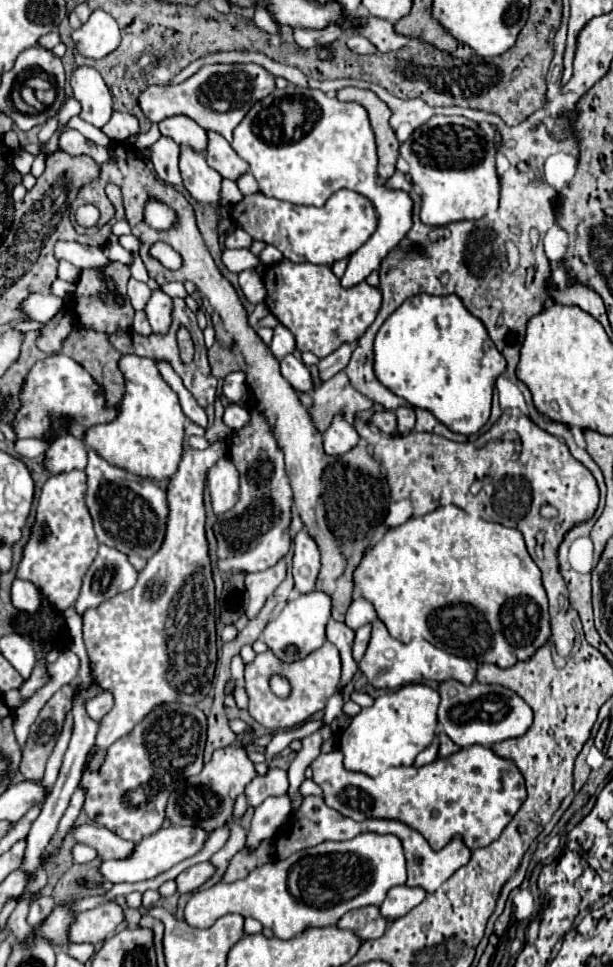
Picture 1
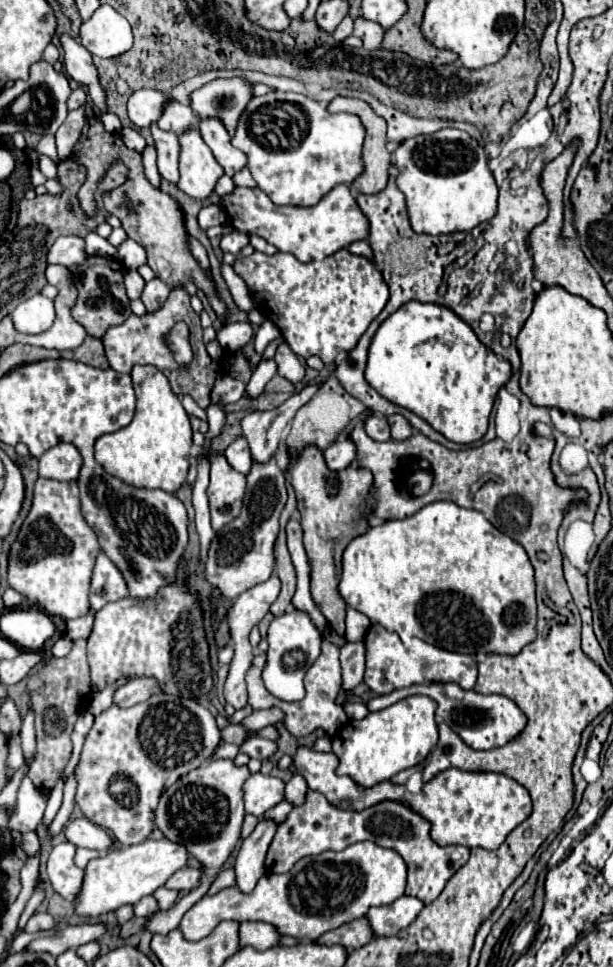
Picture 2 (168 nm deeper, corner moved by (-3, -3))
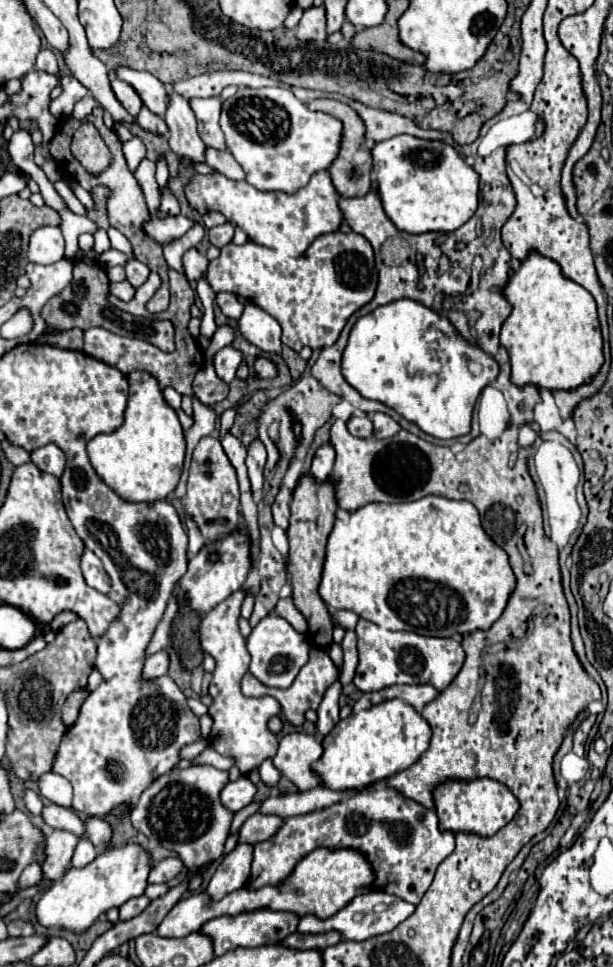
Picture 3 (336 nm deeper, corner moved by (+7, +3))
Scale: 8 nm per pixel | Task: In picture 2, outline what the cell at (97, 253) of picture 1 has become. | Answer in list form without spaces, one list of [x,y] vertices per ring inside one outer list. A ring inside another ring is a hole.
[[[76,235],[58,237],[54,245],[48,249],[48,263],[70,267],[70,265],[82,265],[84,261],[86,261],[86,253],[84,253],[82,237]]]

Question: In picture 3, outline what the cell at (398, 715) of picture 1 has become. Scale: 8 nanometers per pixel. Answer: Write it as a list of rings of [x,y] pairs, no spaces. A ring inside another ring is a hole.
[[[388,699],[366,711],[350,715],[334,725],[334,731],[322,739],[324,755],[314,763],[314,771],[320,773],[324,787],[344,791],[360,789],[370,783],[388,779],[398,771],[410,767],[428,749],[430,725],[422,715],[402,703],[402,699]]]

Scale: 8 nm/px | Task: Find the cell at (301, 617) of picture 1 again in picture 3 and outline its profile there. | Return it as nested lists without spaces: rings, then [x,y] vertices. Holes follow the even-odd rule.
[[[276,613],[266,615],[250,633],[248,641],[248,651],[252,657],[250,663],[250,673],[264,685],[268,687],[278,687],[286,689],[292,685],[296,679],[298,671],[302,665],[308,661],[308,641],[302,633],[298,633],[286,619],[282,619]]]

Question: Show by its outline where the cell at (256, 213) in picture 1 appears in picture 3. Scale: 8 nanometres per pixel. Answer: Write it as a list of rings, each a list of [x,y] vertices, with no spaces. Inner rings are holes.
[[[318,171],[304,189],[292,195],[280,191],[264,193],[246,181],[232,181],[220,173],[196,175],[186,187],[186,197],[198,213],[220,211],[234,225],[244,229],[250,241],[284,251],[292,257],[302,255],[318,235],[334,233],[342,225],[338,193],[334,191],[328,171]]]

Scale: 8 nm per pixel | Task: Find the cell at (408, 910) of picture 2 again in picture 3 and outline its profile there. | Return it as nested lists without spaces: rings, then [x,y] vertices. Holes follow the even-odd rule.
[[[372,891],[372,893],[366,893],[366,895],[354,897],[342,911],[338,911],[330,919],[320,921],[314,915],[302,917],[300,925],[298,925],[298,933],[326,933],[330,929],[336,929],[336,931],[342,933],[344,939],[364,941],[364,939],[370,939],[370,937],[376,937],[376,935],[382,935],[382,933],[390,933],[396,925],[400,925],[404,919],[408,919],[414,913],[414,909],[416,907],[412,903],[406,903],[404,899],[398,899],[396,895],[390,895],[390,893],[384,893],[384,891]]]

